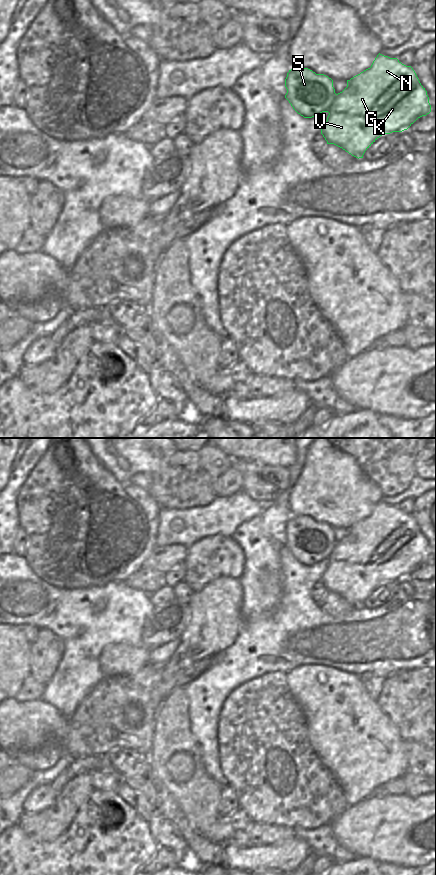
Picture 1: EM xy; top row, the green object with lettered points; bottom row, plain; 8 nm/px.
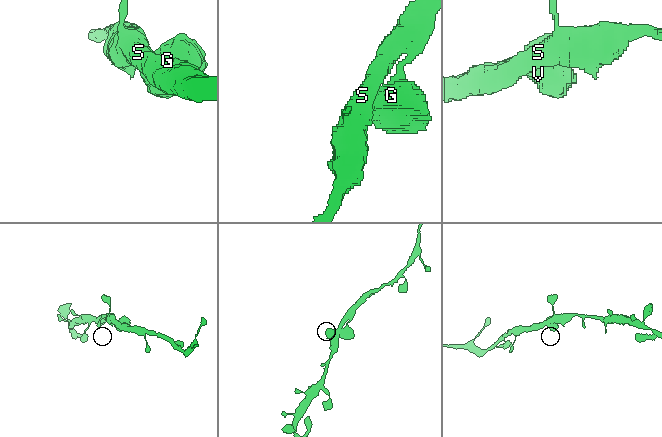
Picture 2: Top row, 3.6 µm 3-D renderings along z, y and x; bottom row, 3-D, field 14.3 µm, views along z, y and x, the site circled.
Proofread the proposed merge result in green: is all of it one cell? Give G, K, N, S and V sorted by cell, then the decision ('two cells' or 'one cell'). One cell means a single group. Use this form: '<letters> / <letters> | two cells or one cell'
G K N S V | one cell

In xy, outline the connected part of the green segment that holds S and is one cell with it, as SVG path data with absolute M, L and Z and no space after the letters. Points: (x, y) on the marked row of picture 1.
M378 54L370 68L347 80L347 87L336 94L333 80L324 74L316 74L308 68L292 68L285 79L285 98L293 109L304 118L312 118L328 112L321 134L327 144L334 144L356 158L363 158L365 151L382 135L407 130L418 118L431 112L427 91L421 85L411 66L402 64L397 58Z

